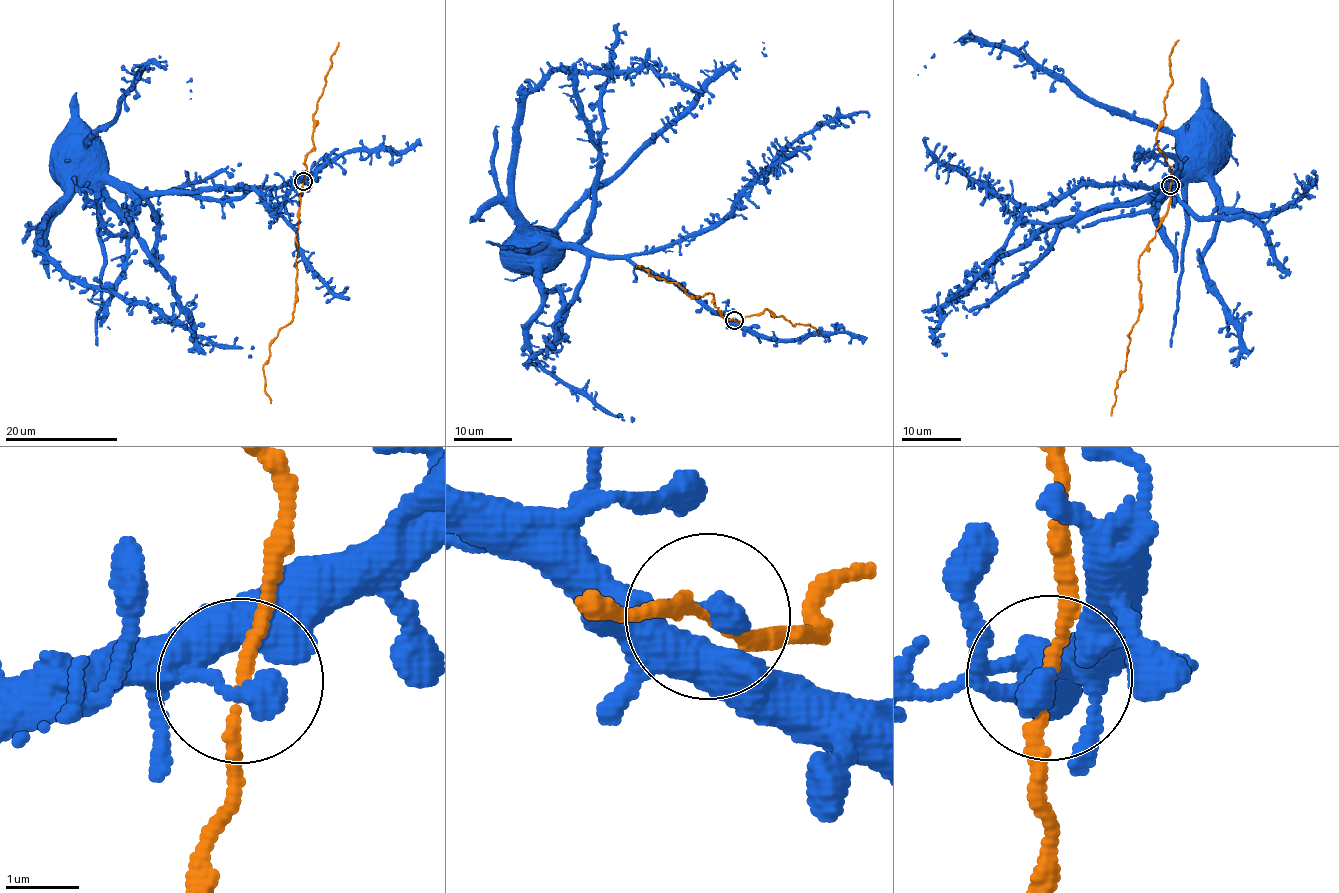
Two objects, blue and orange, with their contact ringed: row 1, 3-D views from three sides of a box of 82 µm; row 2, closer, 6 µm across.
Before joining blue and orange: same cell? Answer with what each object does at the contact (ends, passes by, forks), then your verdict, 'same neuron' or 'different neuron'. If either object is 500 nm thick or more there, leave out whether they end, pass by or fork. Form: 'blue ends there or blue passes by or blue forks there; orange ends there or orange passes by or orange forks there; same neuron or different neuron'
blue ends there; orange passes by; same neuron

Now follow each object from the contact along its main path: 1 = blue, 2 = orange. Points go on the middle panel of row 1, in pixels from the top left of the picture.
1: (734, 319), (622, 258), (537, 238), (516, 208), (521, 106), (552, 72), (654, 67), (702, 90), (700, 108)
2: (734, 319), (721, 317), (711, 301), (712, 293), (691, 297), (683, 288), (651, 277), (639, 266)

